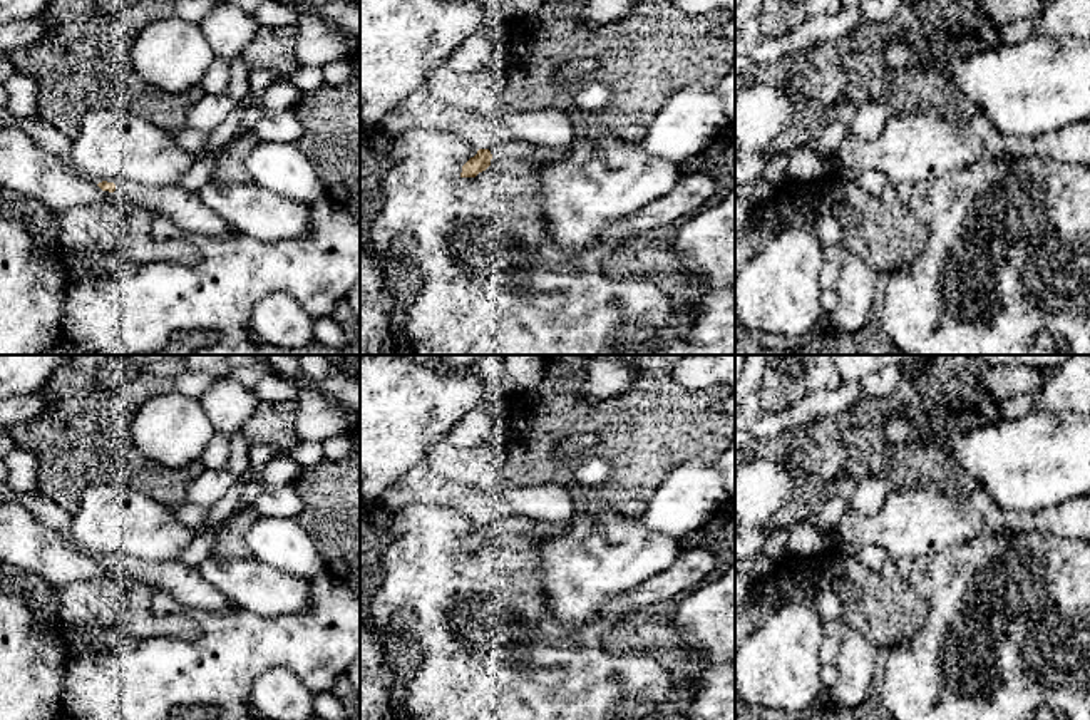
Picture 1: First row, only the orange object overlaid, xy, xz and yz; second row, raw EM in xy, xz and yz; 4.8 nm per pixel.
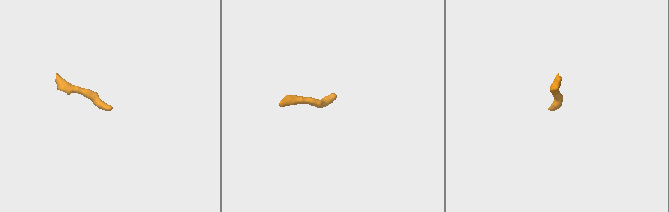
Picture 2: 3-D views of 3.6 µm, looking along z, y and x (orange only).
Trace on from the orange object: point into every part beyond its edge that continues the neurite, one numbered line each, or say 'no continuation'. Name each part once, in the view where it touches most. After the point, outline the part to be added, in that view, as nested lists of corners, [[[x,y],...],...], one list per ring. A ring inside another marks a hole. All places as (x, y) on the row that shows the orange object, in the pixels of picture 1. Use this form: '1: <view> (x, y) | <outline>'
1: xy (185, 208) | [[[122,181],[116,184],[116,193],[141,204],[149,213],[167,216],[174,224],[186,231],[213,238],[228,238],[236,233],[193,191],[177,186],[151,188],[132,181]]]

